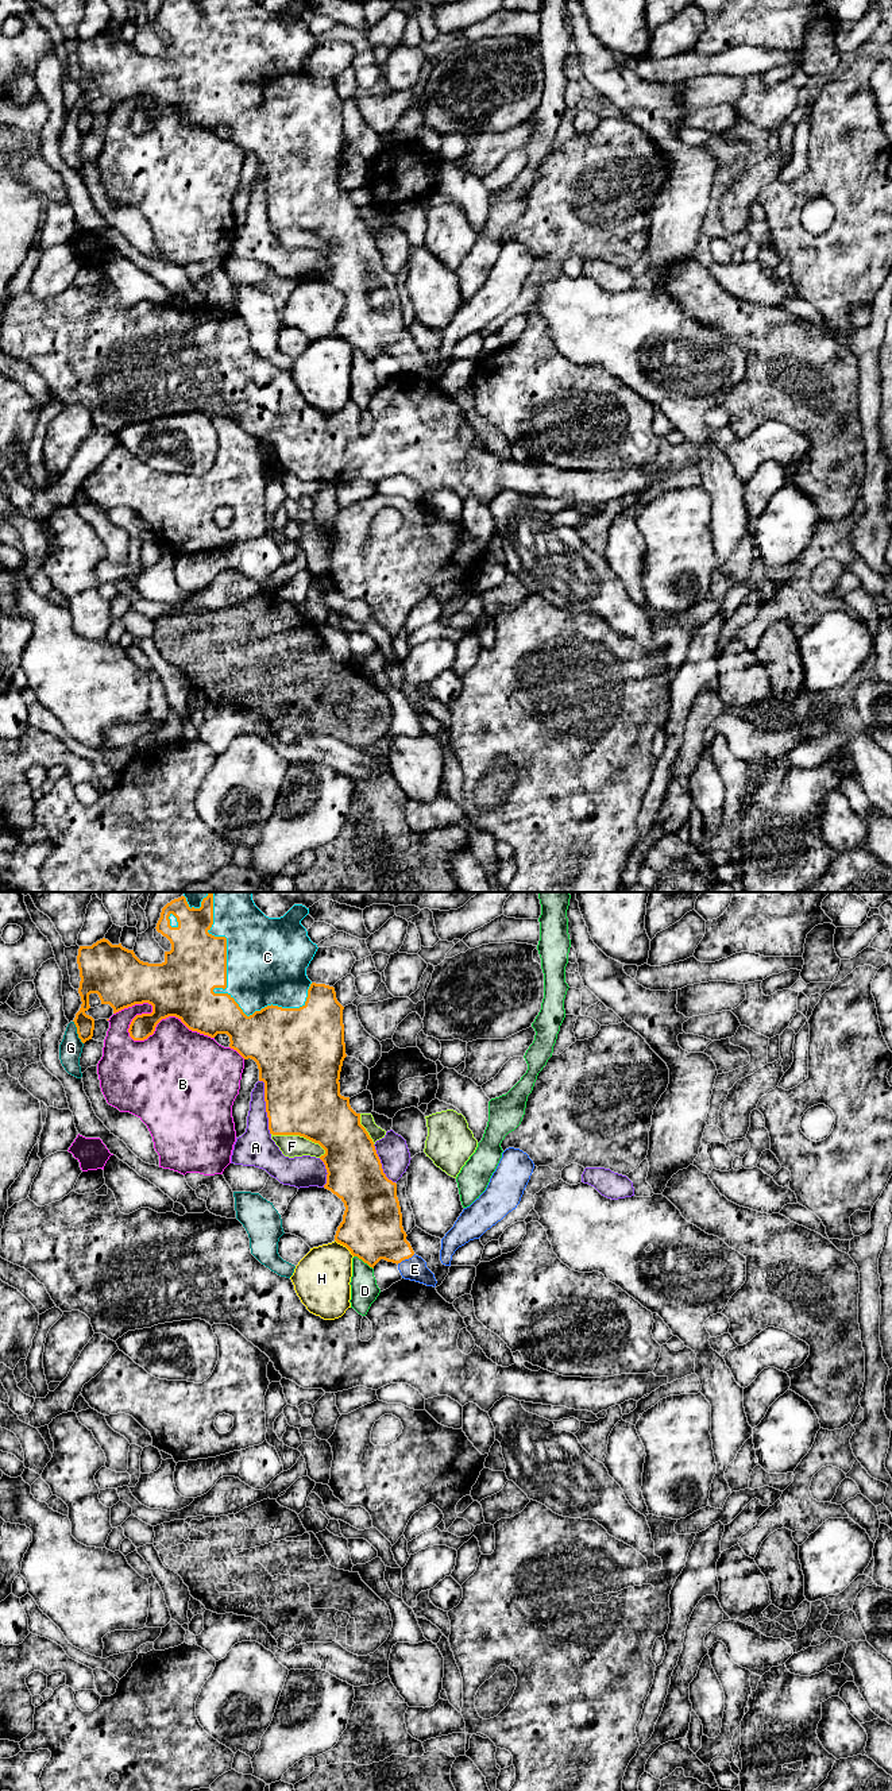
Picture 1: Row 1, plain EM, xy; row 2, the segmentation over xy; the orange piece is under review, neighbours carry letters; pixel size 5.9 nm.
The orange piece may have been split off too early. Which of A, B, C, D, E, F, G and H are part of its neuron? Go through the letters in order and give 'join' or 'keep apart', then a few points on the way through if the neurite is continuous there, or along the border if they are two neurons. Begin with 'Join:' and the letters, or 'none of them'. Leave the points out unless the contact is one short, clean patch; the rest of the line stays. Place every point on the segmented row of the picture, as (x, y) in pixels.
Join: C, E
A: keep apart
B: keep apart
C: join
D: keep apart
E: join; way xy (373, 1231), (405, 1258), (414, 1269)
F: keep apart
G: keep apart
H: keep apart; border xy (335, 1239), (354, 1255)

